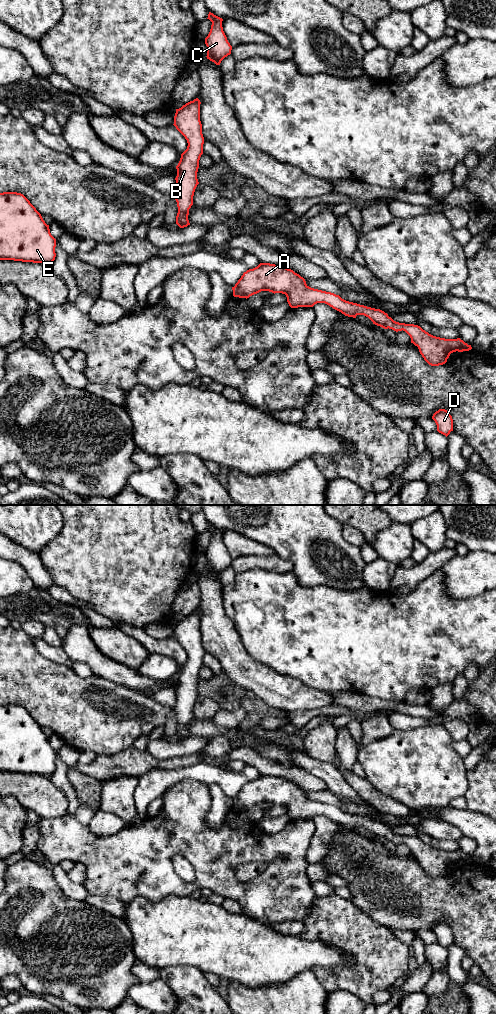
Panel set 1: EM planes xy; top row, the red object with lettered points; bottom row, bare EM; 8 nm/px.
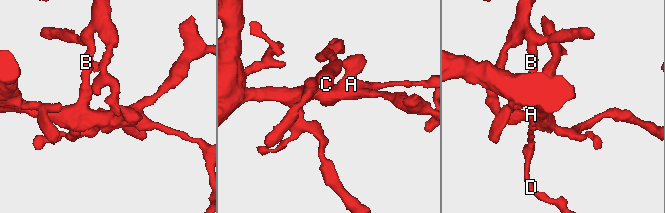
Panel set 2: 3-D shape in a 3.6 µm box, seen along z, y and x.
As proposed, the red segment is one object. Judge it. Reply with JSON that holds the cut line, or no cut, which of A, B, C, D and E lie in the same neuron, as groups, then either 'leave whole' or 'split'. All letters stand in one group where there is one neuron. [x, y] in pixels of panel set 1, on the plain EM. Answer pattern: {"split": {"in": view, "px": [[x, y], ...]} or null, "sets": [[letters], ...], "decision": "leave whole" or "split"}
{"split": null, "sets": [["A", "B", "C", "D", "E"]], "decision": "leave whole"}

